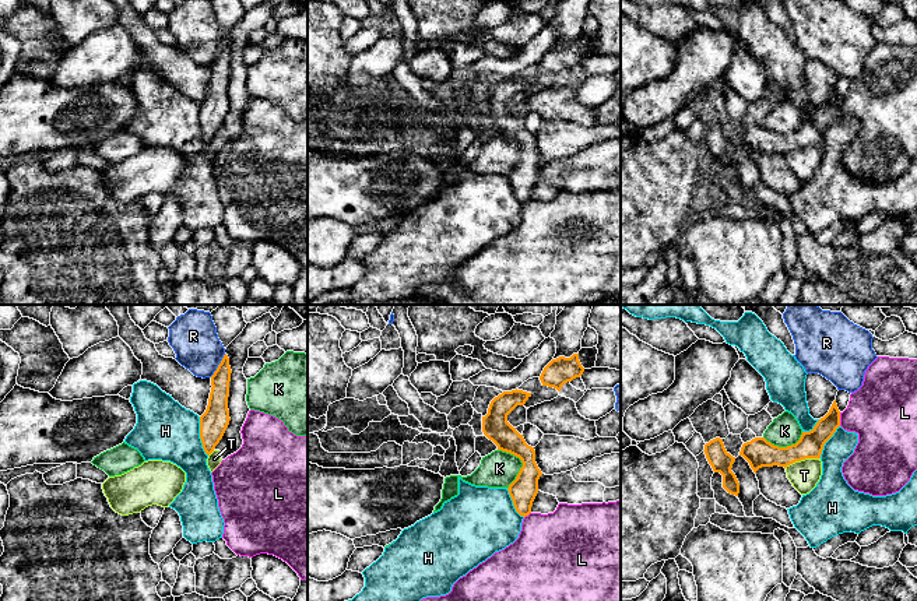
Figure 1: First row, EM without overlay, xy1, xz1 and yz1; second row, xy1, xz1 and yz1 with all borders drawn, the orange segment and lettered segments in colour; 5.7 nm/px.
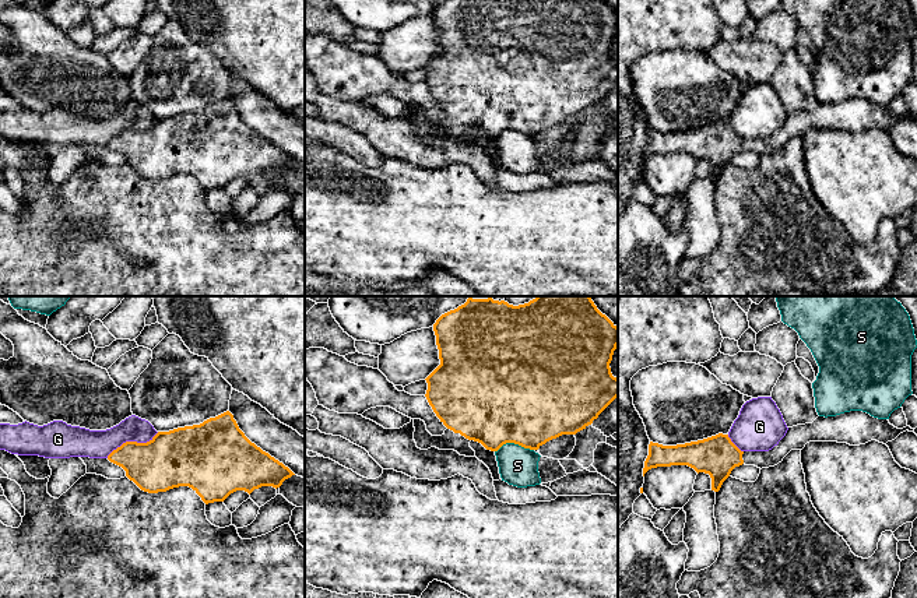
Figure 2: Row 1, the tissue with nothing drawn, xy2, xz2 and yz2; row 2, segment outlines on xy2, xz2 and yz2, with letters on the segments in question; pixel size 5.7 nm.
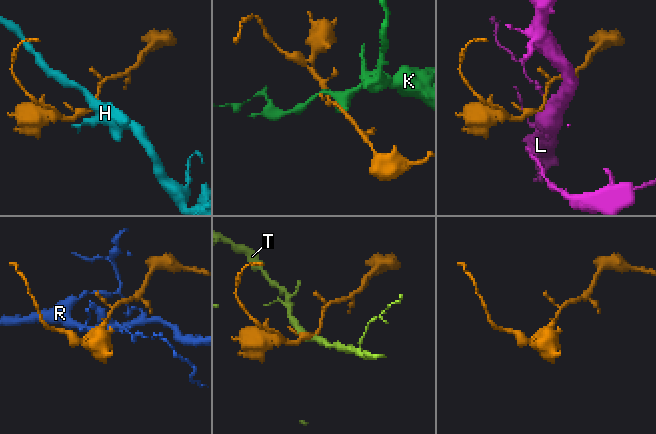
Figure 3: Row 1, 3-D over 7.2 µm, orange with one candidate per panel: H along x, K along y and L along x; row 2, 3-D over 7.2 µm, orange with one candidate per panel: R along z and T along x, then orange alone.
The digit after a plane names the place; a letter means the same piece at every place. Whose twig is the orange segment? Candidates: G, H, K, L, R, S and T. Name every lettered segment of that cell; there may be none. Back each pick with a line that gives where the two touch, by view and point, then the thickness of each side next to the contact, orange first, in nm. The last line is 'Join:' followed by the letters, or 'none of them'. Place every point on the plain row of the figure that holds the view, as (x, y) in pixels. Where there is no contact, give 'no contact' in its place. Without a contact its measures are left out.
Join: none of them

